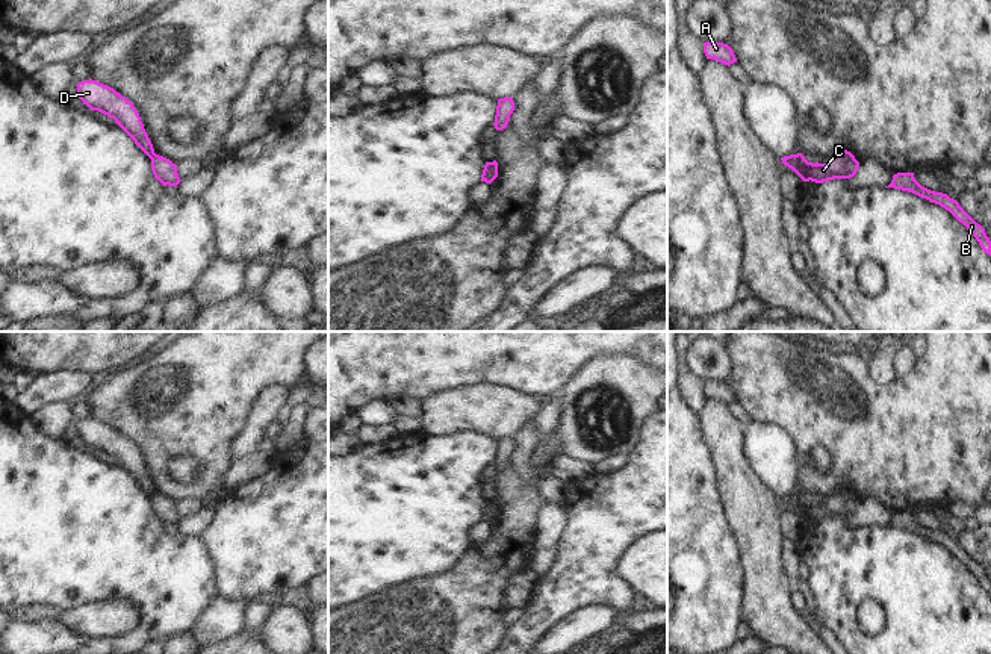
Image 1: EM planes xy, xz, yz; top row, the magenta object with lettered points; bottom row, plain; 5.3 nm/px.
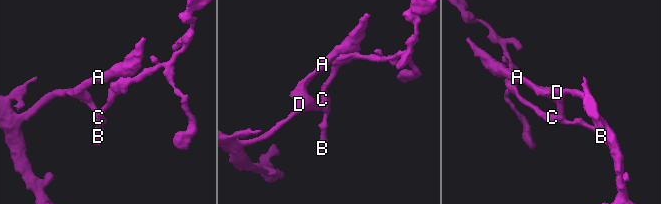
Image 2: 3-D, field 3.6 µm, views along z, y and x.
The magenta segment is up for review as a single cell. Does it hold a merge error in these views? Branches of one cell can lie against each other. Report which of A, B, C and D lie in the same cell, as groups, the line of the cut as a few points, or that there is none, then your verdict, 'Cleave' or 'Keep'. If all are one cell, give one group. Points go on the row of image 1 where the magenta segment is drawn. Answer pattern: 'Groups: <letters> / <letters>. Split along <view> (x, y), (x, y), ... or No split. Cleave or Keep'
Groups: A D / B C. Split along xy (156, 155), (152, 159). Cleave

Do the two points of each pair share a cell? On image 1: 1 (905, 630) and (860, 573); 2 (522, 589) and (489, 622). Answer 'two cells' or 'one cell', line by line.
1: one cell
2: two cells

